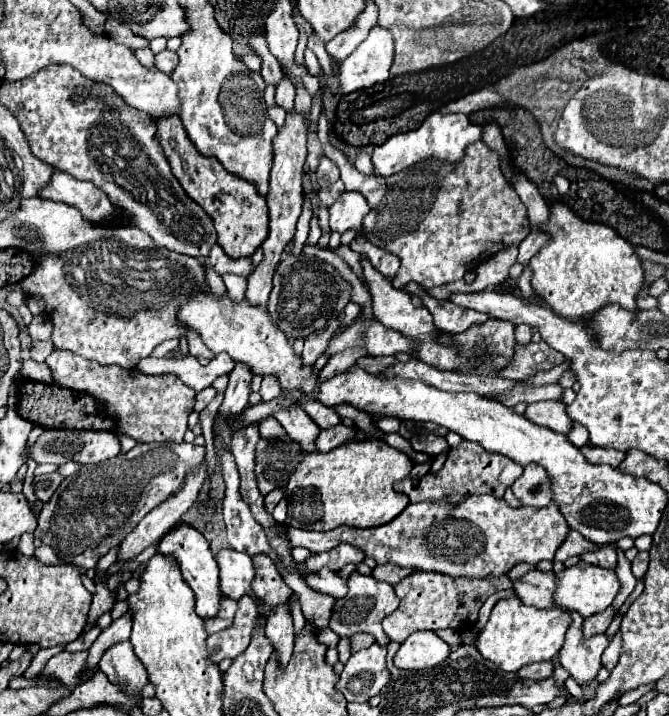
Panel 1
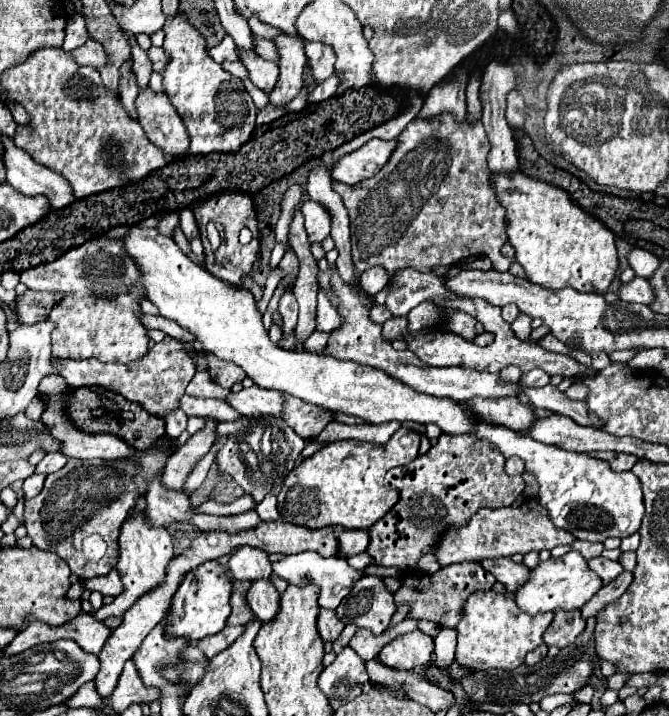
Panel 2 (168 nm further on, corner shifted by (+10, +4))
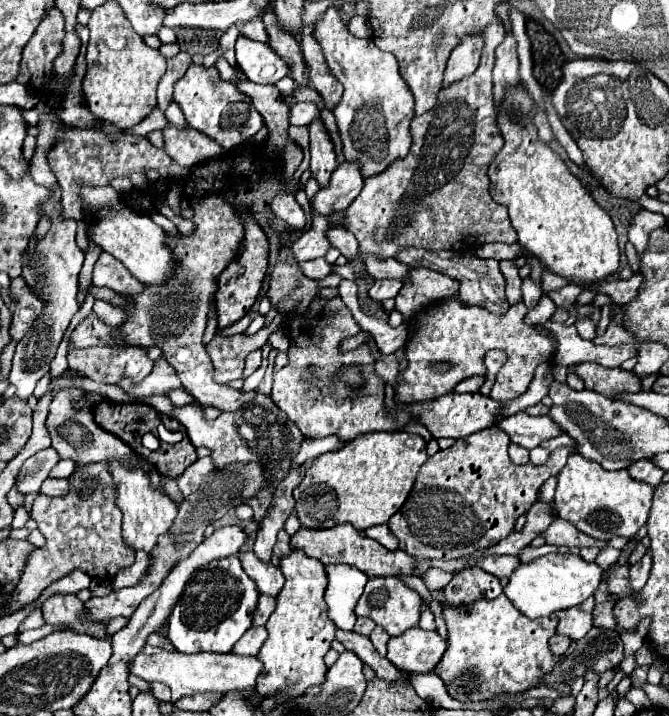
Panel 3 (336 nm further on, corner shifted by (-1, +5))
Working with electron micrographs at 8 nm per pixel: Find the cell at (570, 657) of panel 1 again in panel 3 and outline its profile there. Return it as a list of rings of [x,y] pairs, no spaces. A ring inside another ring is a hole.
[[[588,598],[580,606],[560,610],[558,616],[558,634],[568,636],[570,640],[580,640],[592,628],[592,610],[594,598]]]

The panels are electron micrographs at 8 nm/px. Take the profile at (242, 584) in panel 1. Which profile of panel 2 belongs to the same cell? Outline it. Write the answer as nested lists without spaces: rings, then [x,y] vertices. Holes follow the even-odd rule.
[[[239,547],[231,553],[231,559],[227,563],[227,569],[233,579],[269,579],[271,575],[271,563],[265,551],[253,549],[253,547]]]

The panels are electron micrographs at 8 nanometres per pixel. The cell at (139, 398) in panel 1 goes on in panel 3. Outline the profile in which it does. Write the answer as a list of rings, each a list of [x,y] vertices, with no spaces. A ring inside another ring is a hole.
[[[158,358],[154,364],[154,370],[142,380],[142,382],[134,382],[132,378],[120,378],[116,382],[118,388],[122,388],[128,396],[132,398],[150,398],[150,396],[166,396],[168,392],[176,390],[176,388],[184,388],[176,370],[172,370],[172,366],[168,364],[166,358]]]

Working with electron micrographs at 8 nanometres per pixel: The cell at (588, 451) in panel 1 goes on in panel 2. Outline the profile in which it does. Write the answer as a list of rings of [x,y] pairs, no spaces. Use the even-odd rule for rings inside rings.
[[[611,453],[607,455],[611,459],[607,459],[613,467],[613,471],[631,471],[633,469],[633,463],[637,463],[637,457],[635,455],[625,455],[625,453]]]

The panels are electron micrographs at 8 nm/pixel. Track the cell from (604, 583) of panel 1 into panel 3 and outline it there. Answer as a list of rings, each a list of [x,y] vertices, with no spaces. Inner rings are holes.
[[[546,554],[534,562],[520,564],[514,570],[512,578],[508,580],[504,594],[528,618],[542,618],[542,616],[554,614],[558,610],[578,606],[586,598],[594,596],[594,592],[598,590],[598,586],[602,582],[602,576],[604,576],[604,570],[596,562],[586,562],[582,556]]]

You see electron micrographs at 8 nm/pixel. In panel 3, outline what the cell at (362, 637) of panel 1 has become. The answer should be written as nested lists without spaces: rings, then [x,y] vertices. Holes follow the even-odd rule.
[[[376,626],[376,628],[372,630],[370,640],[372,640],[374,648],[378,650],[378,654],[380,654],[380,656],[386,656],[386,644],[388,644],[390,636],[388,636],[388,632],[386,632],[382,626]]]

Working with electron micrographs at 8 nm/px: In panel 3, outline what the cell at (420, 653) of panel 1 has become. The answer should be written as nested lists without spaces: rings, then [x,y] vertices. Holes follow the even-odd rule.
[[[420,626],[406,630],[404,634],[390,638],[388,660],[402,672],[418,674],[432,672],[446,650],[446,642],[438,632],[426,632]]]

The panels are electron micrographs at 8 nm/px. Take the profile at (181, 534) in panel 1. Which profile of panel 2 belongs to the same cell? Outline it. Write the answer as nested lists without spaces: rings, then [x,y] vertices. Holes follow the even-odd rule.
[[[217,561],[203,563],[191,573],[187,573],[177,593],[173,595],[171,609],[167,613],[165,637],[183,637],[187,643],[195,643],[213,633],[223,631],[223,627],[227,625],[227,617],[231,613],[231,591],[233,581],[227,577],[227,569]]]

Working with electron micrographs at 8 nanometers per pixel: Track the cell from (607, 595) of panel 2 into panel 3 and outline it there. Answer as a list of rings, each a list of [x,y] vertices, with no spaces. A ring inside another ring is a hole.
[[[650,550],[646,552],[646,556],[640,562],[636,562],[634,566],[630,566],[630,590],[632,592],[638,592],[646,584],[648,574],[650,574],[650,566],[652,566]]]

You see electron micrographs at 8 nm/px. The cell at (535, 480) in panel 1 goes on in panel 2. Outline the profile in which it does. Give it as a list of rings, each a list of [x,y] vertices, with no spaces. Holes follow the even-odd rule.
[[[509,457],[505,459],[505,471],[509,475],[521,475],[525,471],[525,463],[523,459],[517,459],[517,457]]]

